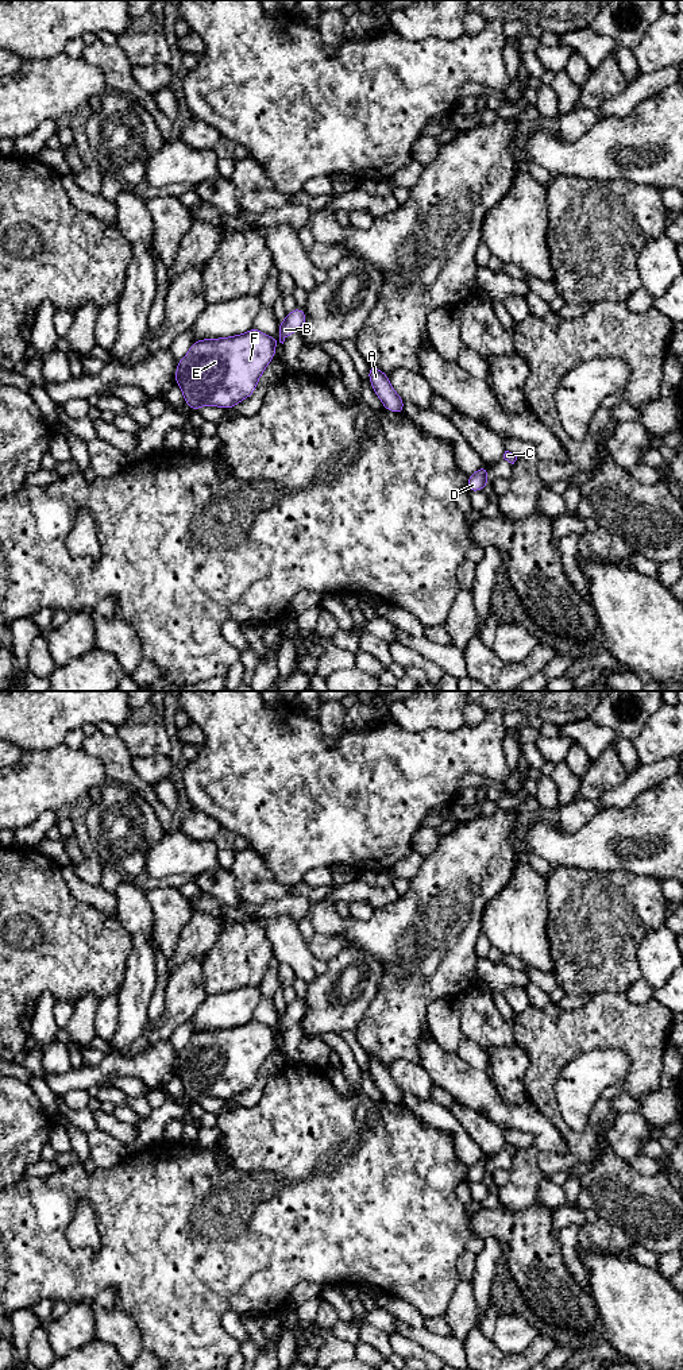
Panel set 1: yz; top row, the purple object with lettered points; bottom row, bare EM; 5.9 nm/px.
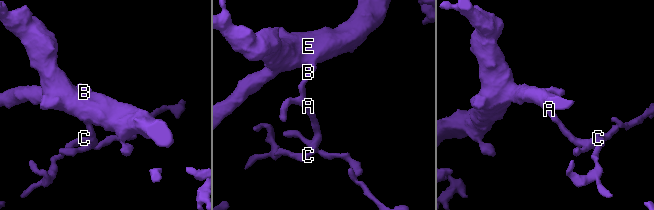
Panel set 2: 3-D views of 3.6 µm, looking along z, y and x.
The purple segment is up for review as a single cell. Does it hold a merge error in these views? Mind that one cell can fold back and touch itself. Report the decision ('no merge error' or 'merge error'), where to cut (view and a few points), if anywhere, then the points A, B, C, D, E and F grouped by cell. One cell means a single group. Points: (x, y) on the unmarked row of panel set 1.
no merge error | no cut | A B C D E F

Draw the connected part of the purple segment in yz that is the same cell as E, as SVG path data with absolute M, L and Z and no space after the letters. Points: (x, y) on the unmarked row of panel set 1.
M256 1019L231 1029L196 1031L178 1053L174 1069L185 1095L193 1101L202 1096L229 1100L248 1089L274 1050L275 1038L274 1030Z

